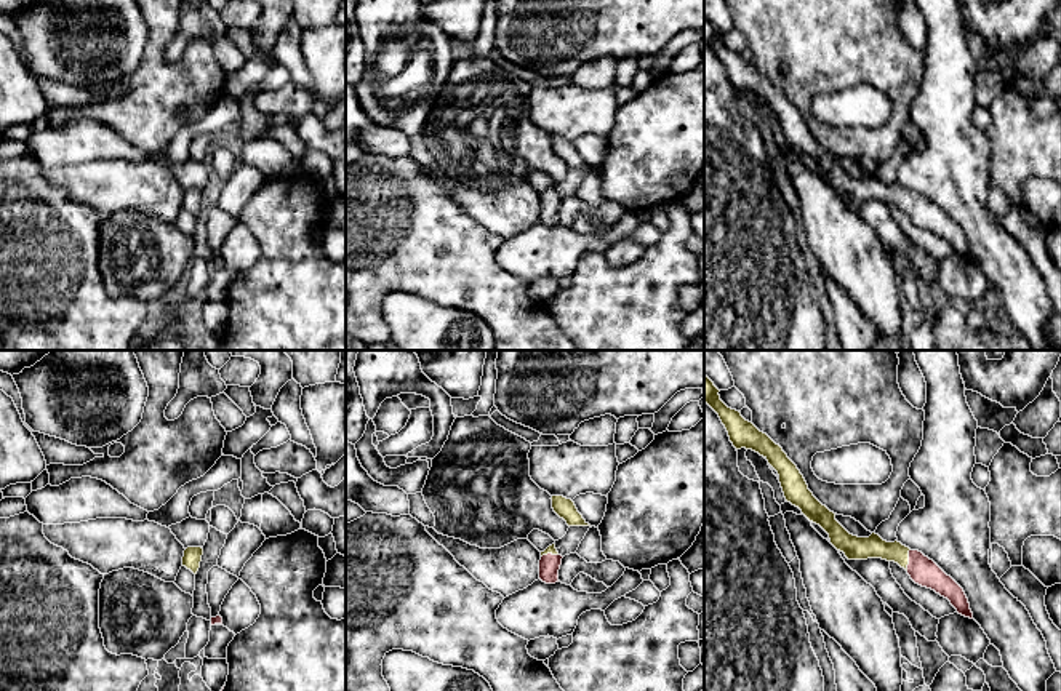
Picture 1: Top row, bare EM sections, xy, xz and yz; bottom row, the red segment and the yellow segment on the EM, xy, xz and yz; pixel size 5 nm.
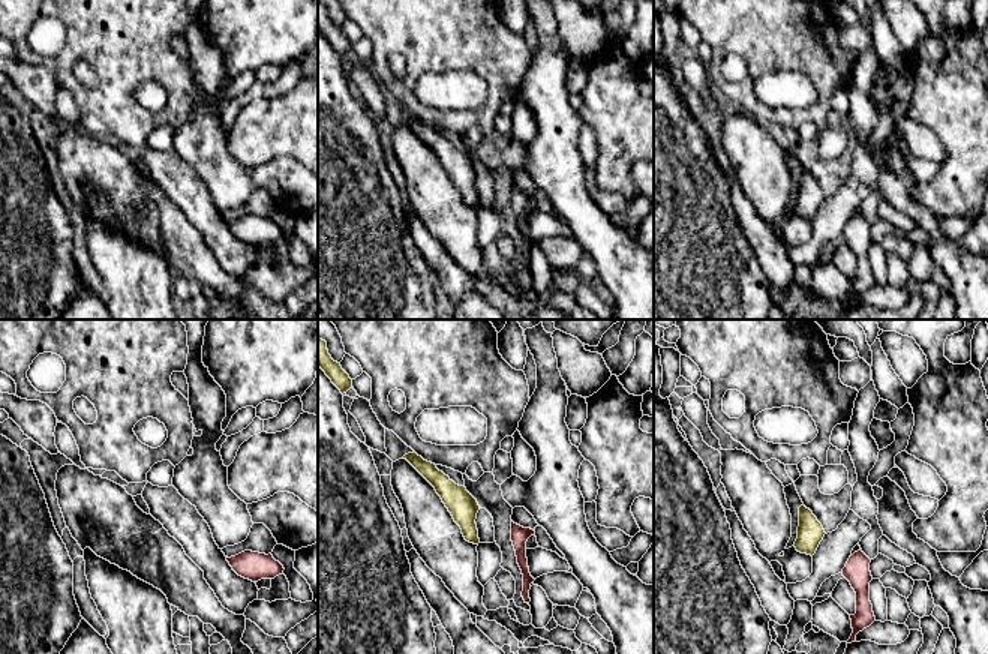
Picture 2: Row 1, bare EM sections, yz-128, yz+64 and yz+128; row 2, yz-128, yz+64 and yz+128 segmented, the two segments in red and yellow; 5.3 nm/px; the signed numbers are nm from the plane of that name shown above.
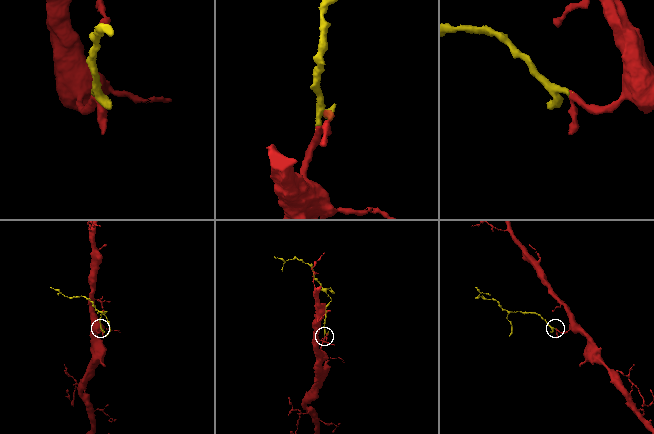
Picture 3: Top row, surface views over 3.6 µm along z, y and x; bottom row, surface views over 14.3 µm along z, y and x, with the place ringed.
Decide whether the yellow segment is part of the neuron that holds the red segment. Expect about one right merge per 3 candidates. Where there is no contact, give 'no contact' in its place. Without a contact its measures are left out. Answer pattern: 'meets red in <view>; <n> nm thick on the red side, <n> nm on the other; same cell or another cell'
meets red in yz; 140 nm thick on the red side, 110 nm on the other; same cell

